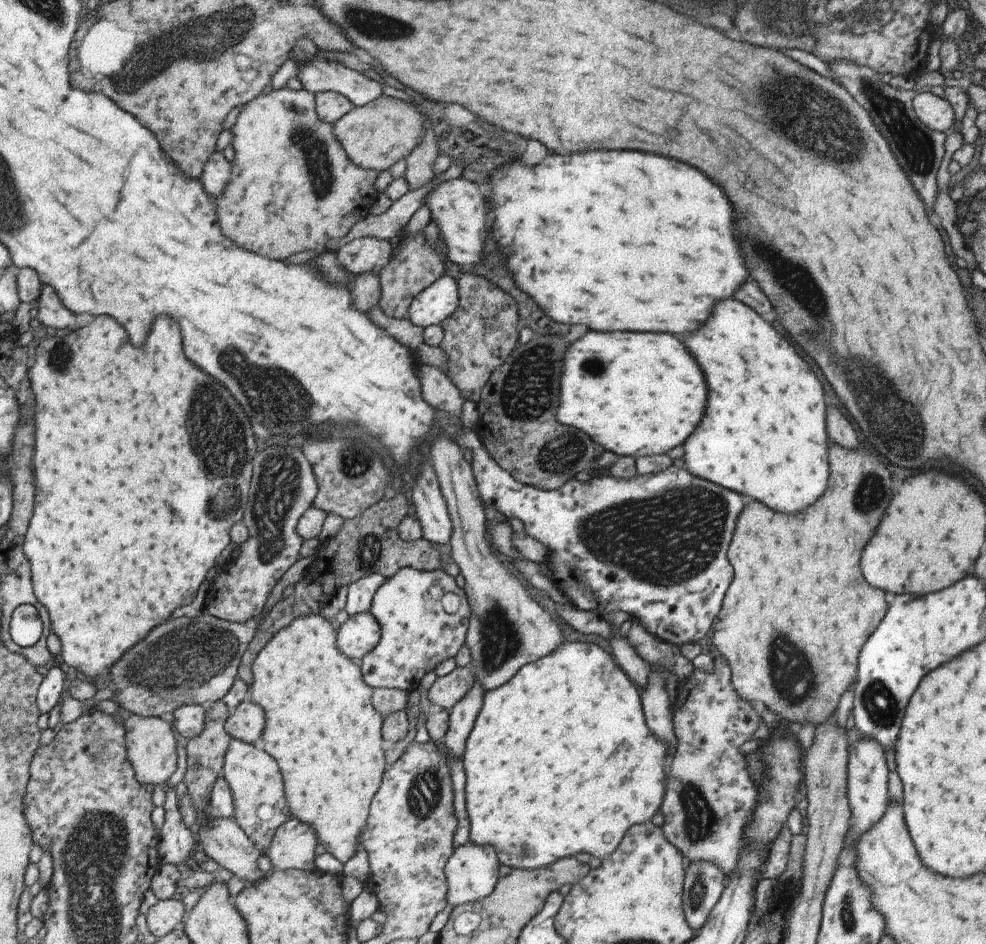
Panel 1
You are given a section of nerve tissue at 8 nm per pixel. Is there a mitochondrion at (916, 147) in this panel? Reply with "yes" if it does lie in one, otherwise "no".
yes

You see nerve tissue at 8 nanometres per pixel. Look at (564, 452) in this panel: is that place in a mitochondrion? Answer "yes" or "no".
yes

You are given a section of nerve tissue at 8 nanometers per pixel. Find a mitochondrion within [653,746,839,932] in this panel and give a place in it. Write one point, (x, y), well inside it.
(701, 822)

